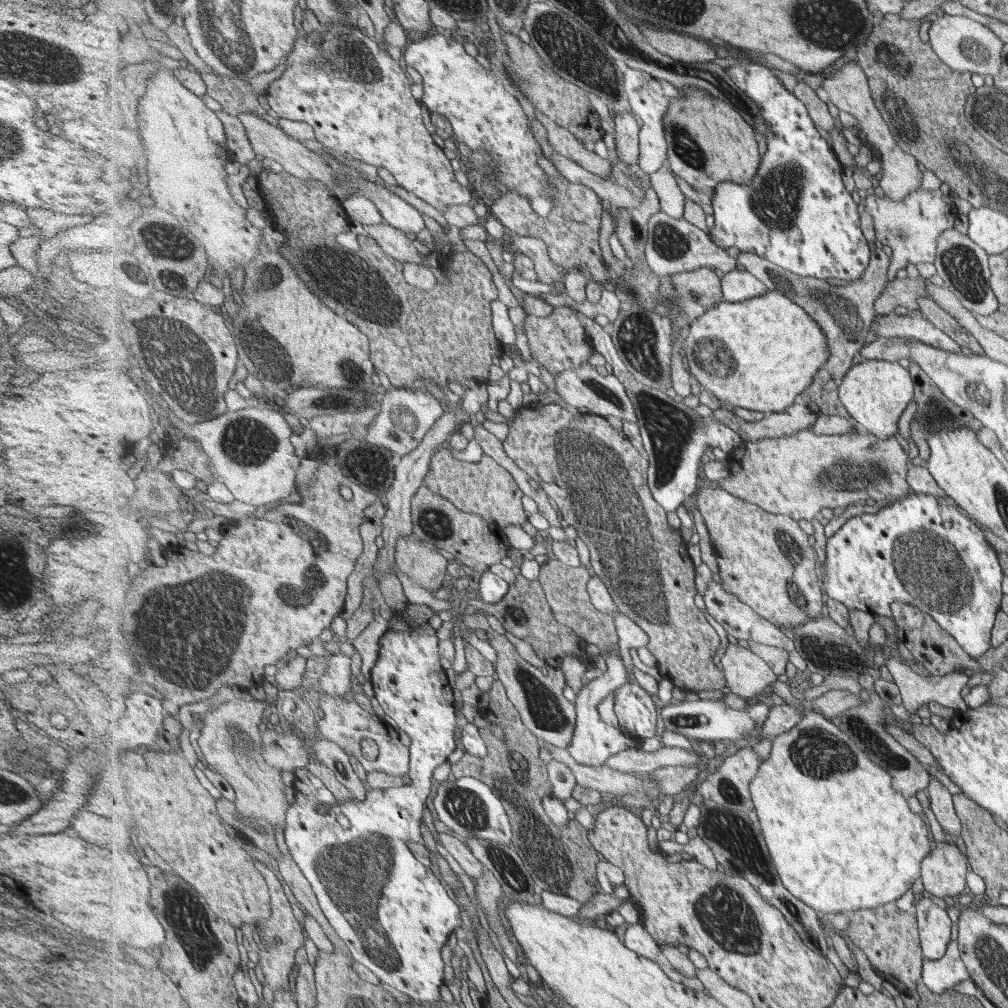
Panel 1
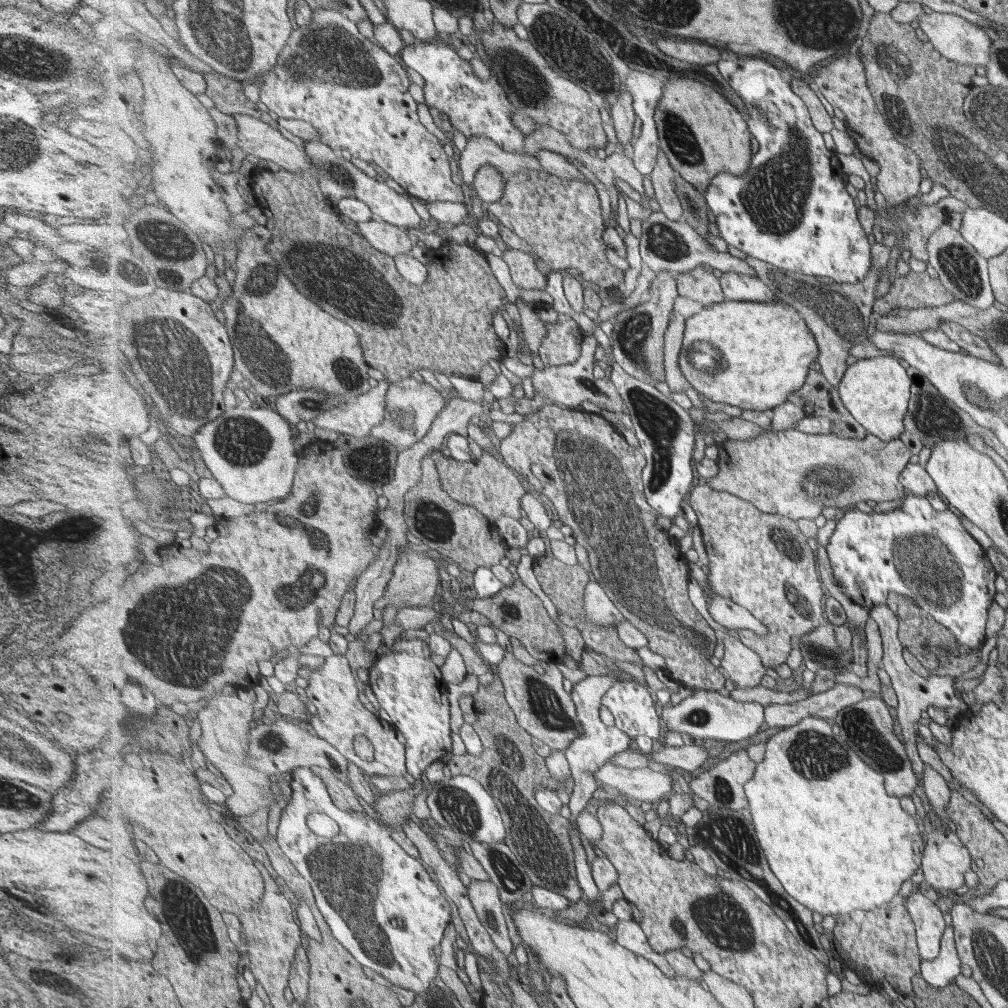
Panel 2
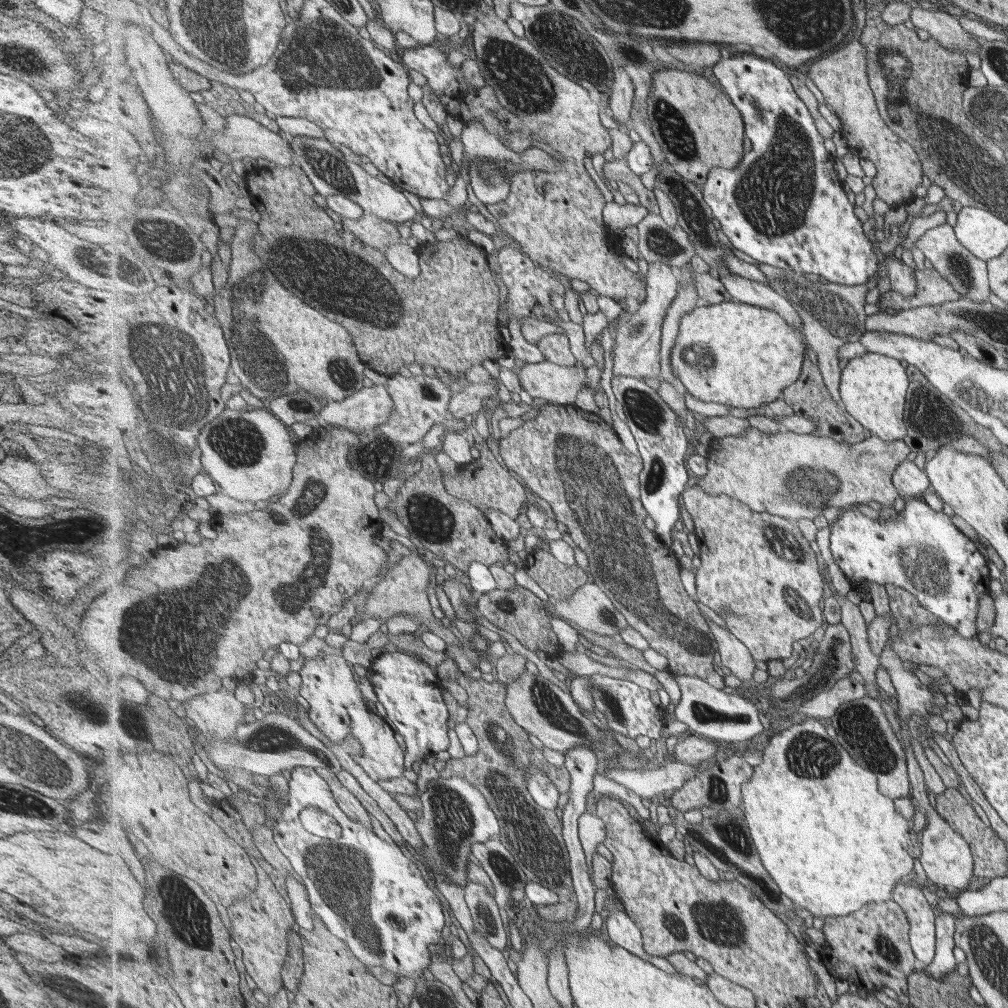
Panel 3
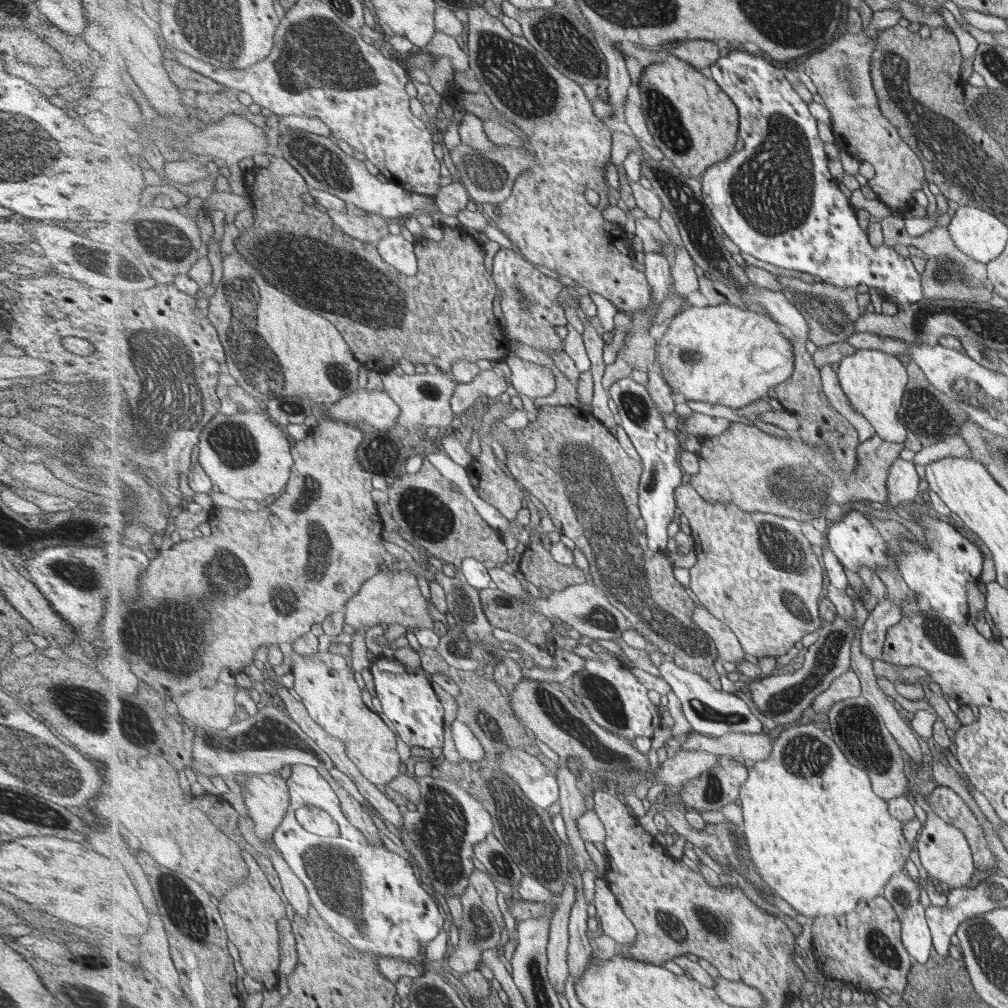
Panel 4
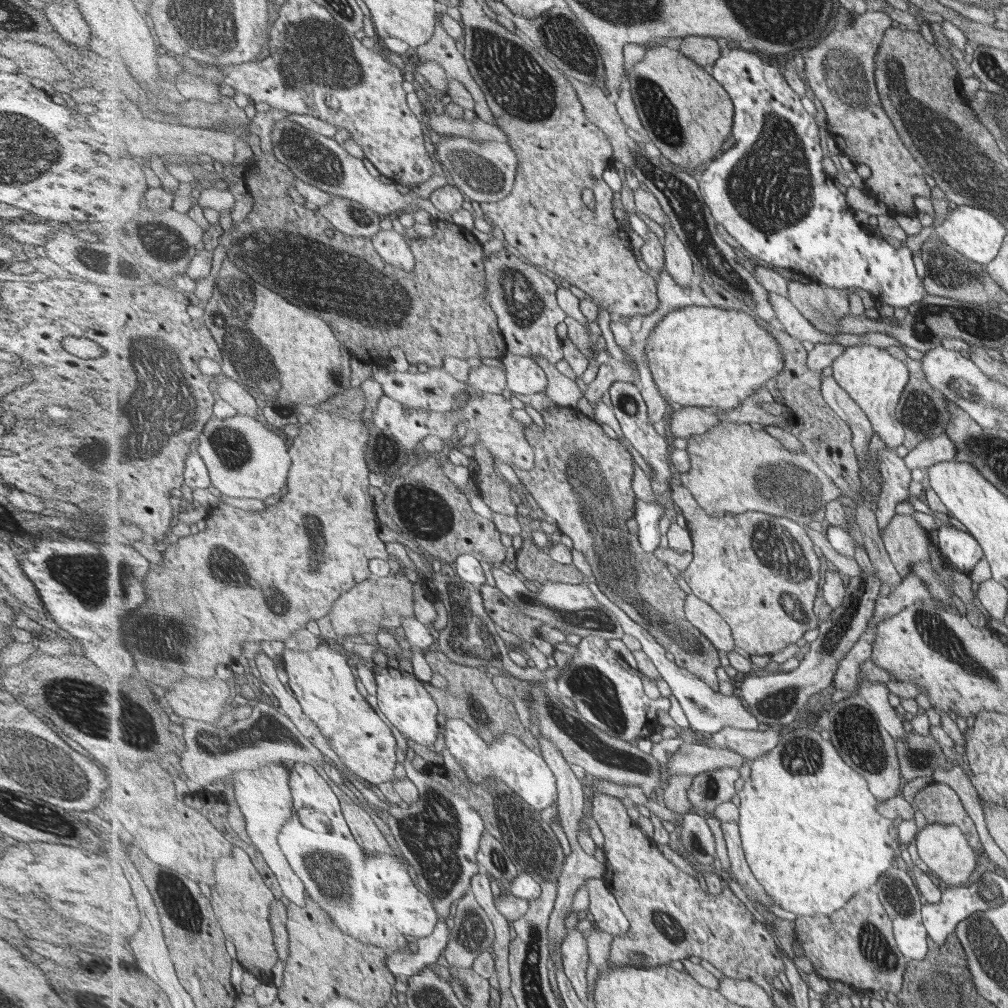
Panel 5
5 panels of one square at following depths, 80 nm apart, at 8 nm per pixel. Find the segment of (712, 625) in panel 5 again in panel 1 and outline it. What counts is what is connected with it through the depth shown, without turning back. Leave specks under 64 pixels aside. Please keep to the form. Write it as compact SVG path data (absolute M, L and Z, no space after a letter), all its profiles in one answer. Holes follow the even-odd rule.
M733 639L721 657L721 664L731 692L743 698L762 694L777 680L778 674L761 656L737 645Z

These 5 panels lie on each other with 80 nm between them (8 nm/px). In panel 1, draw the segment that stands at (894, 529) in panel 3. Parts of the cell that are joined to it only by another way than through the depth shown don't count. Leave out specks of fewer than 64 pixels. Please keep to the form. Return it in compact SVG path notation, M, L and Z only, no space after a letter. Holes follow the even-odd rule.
M913 492L908 497L905 497L904 501L895 502L893 505L884 507L876 513L863 513L847 519L841 528L828 538L822 576L825 579L826 594L848 608L856 608L872 615L880 614L881 616L891 617L893 616L892 604L898 602L898 600L905 604L916 605L917 608L921 608L928 613L930 617L935 618L939 625L952 635L956 643L971 658L979 658L992 645L991 632L993 624L995 624L997 610L999 610L999 600L1001 600L1001 578L1003 578L1001 566L997 562L995 550L987 544L987 540L983 538L981 530L969 518L965 518L965 514L961 514L948 497Z

